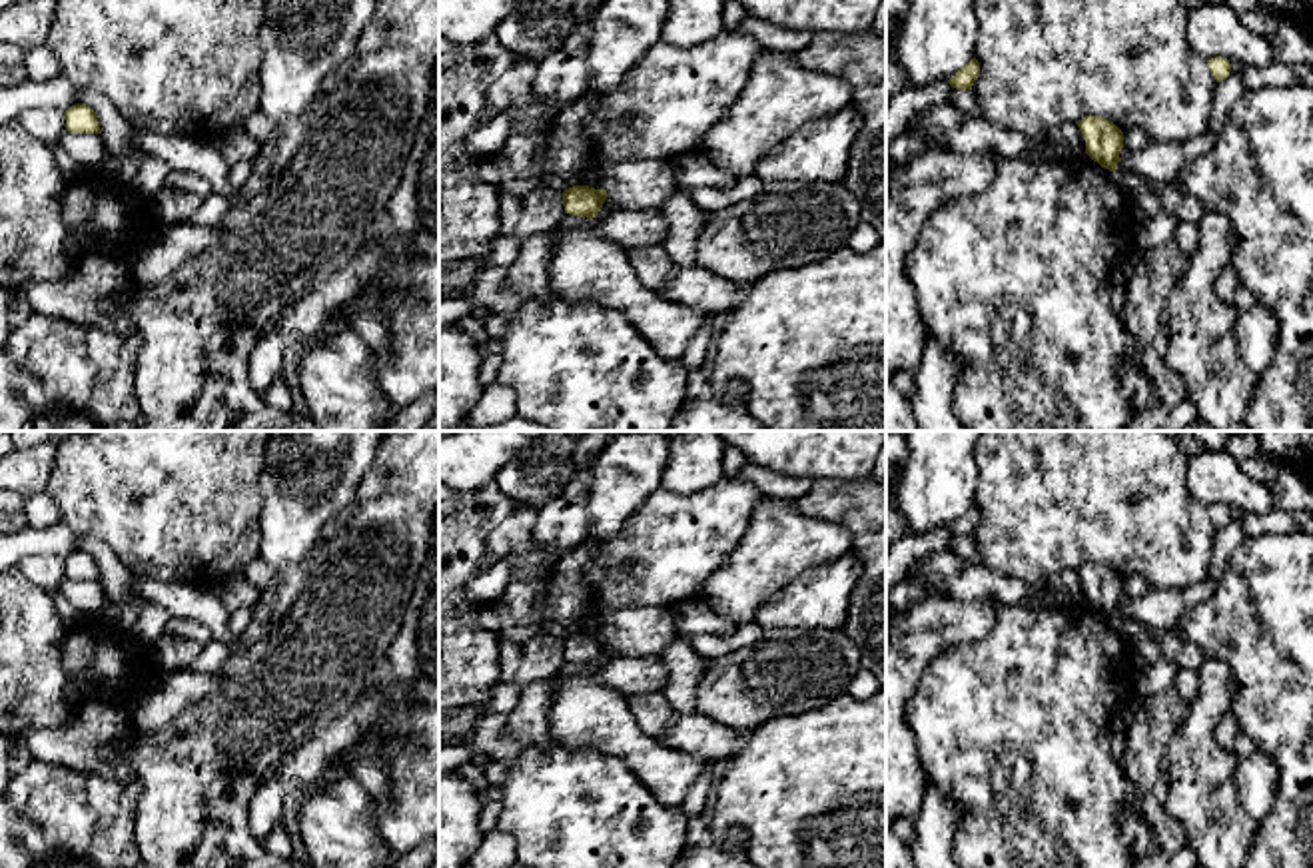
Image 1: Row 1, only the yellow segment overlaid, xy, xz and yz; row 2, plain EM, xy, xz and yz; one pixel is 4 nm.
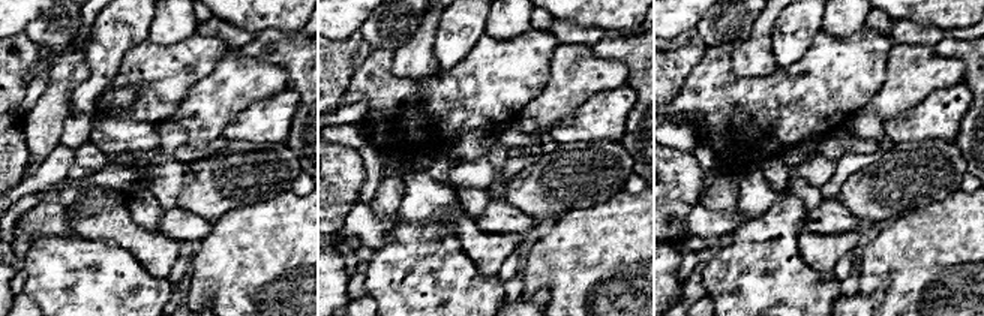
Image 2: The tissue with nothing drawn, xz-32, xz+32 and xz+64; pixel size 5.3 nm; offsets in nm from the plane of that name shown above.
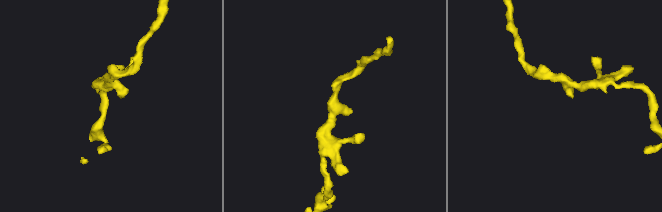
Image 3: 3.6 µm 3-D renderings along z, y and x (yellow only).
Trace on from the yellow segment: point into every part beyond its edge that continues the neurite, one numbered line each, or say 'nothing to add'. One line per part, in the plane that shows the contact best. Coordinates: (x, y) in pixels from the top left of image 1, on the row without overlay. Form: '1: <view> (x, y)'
nothing to add

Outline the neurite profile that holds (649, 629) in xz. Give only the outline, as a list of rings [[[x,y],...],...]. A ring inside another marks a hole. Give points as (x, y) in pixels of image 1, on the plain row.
[[[595,603],[585,617],[585,625],[589,635],[595,637],[621,635],[637,656],[658,656],[676,637],[674,611],[662,607]]]

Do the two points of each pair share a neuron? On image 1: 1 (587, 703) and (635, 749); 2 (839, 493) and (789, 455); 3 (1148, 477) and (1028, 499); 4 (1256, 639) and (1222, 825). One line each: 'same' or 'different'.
1: same
2: different
3: same
4: different

